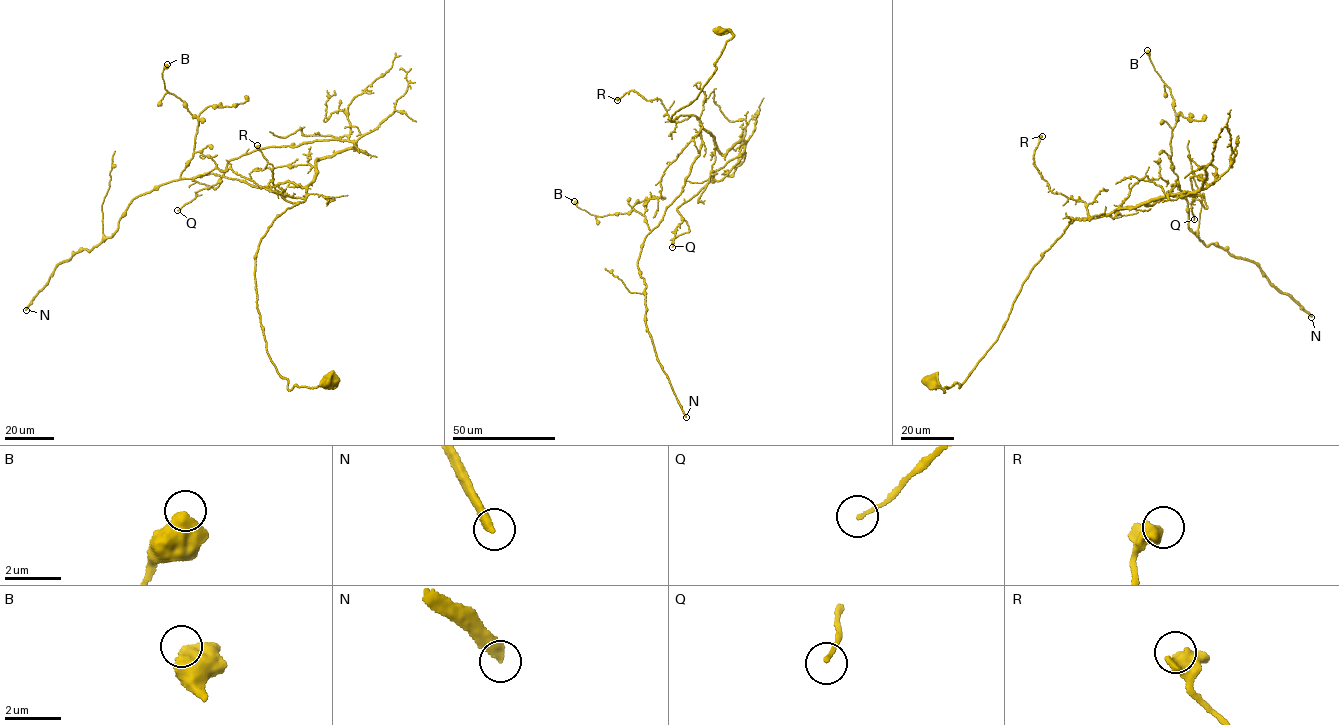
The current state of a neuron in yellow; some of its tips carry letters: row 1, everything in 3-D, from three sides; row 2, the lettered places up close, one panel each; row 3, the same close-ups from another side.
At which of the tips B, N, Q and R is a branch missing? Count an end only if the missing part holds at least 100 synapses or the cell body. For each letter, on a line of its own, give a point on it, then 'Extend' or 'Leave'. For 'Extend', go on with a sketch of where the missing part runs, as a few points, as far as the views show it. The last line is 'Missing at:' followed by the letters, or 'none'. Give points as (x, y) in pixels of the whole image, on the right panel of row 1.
B: Place: (1147, 50). Leave
N: Place: (1311, 317). Extend
Q: Place: (1194, 219). Leave
R: Place: (1042, 136). Leave
Missing at: N

